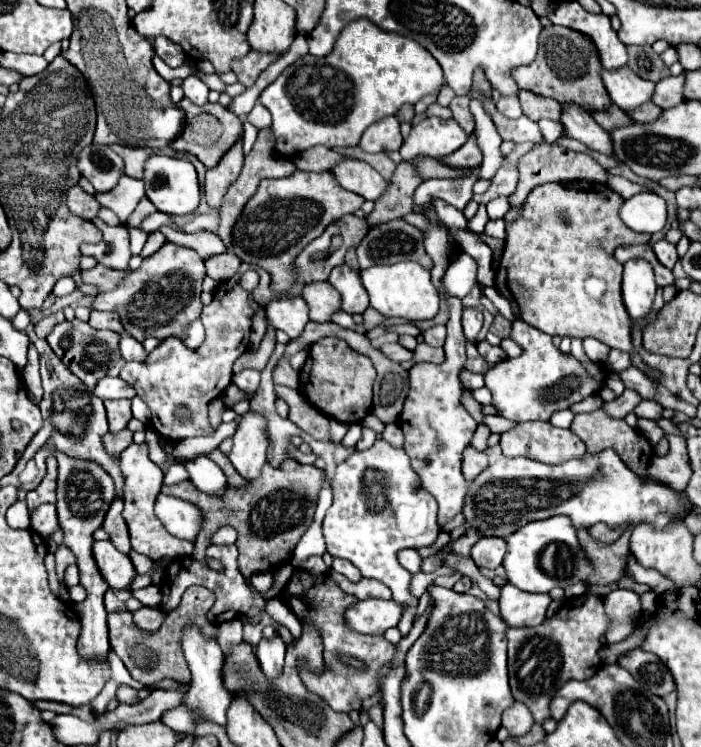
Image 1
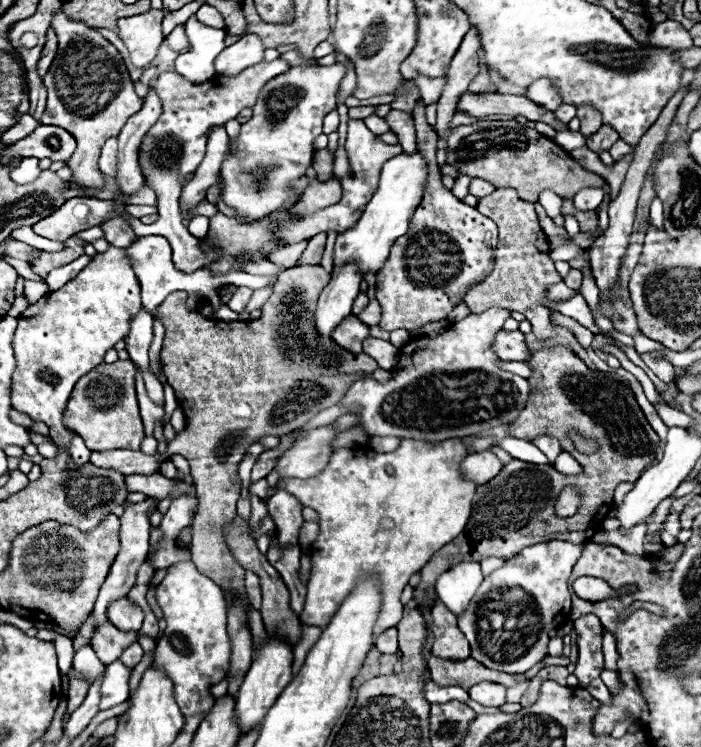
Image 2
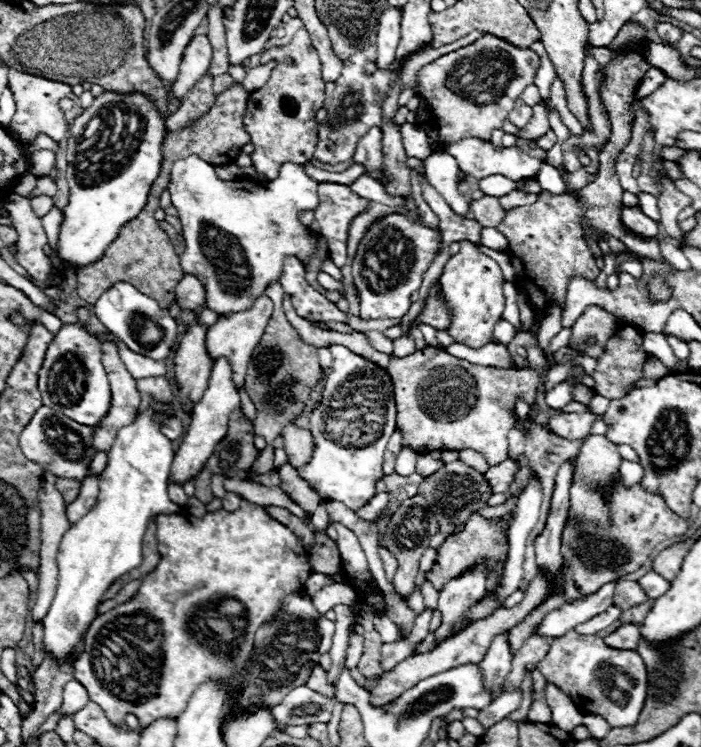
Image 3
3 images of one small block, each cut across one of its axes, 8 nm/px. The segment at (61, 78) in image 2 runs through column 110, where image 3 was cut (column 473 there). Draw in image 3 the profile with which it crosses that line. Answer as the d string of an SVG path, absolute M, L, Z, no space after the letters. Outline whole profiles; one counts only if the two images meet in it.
M484 34L478 42L466 48L434 60L418 72L416 94L422 106L416 126L428 134L434 150L442 144L464 138L490 140L492 130L502 128L502 122L514 108L514 100L528 84L534 84L534 74L540 64L540 60L536 60L538 54L534 50L510 46L490 34Z

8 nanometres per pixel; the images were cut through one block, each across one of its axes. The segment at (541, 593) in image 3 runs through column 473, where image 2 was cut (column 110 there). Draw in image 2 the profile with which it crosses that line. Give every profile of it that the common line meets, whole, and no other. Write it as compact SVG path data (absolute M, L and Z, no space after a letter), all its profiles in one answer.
M110 622L96 628L96 632L90 640L96 656L104 664L110 664L110 662L118 660L120 652L124 652L124 648L128 648L128 644L134 644L134 642L136 642L136 632L120 632Z

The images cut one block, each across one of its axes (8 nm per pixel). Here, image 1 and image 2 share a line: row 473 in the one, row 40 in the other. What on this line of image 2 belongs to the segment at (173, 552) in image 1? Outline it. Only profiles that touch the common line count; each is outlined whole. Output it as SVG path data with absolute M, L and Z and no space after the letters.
M148 10L144 14L118 20L118 36L128 46L134 66L144 68L154 60L158 46L164 40L162 20L162 10Z

